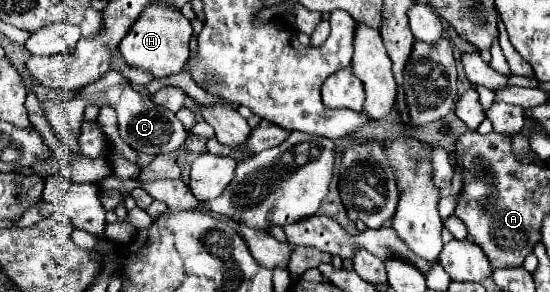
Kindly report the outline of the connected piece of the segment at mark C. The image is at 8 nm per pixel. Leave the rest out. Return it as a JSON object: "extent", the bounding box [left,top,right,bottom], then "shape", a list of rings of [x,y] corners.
{"extent":[66,70,186,154],"shape":[[[110,70],[106,72],[100,80],[76,90],[74,98],[66,104],[66,118],[72,126],[72,130],[78,128],[80,122],[80,110],[82,106],[112,106],[118,114],[118,130],[120,130],[120,138],[130,144],[134,150],[138,150],[140,154],[168,154],[178,150],[184,140],[186,140],[186,130],[182,126],[182,122],[176,118],[176,114],[164,106],[154,104],[150,98],[146,100],[142,94],[138,94],[132,84],[118,72],[118,70]]]}

